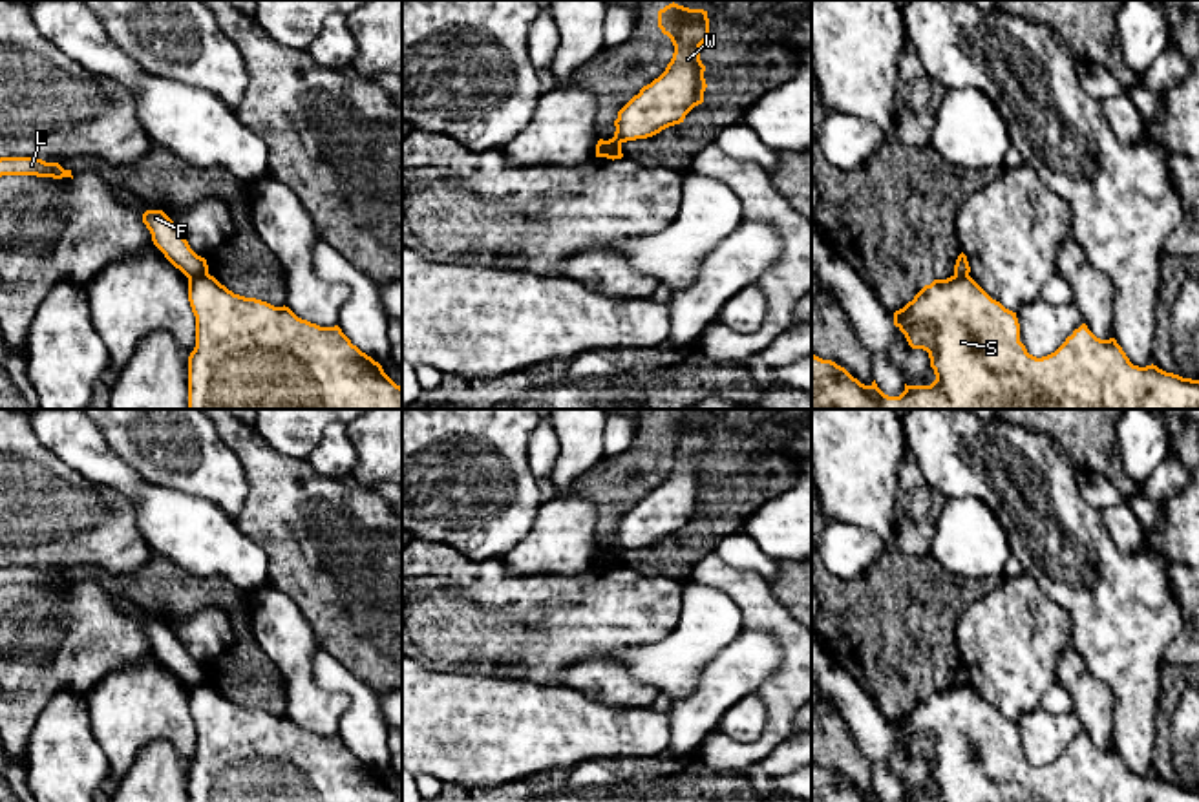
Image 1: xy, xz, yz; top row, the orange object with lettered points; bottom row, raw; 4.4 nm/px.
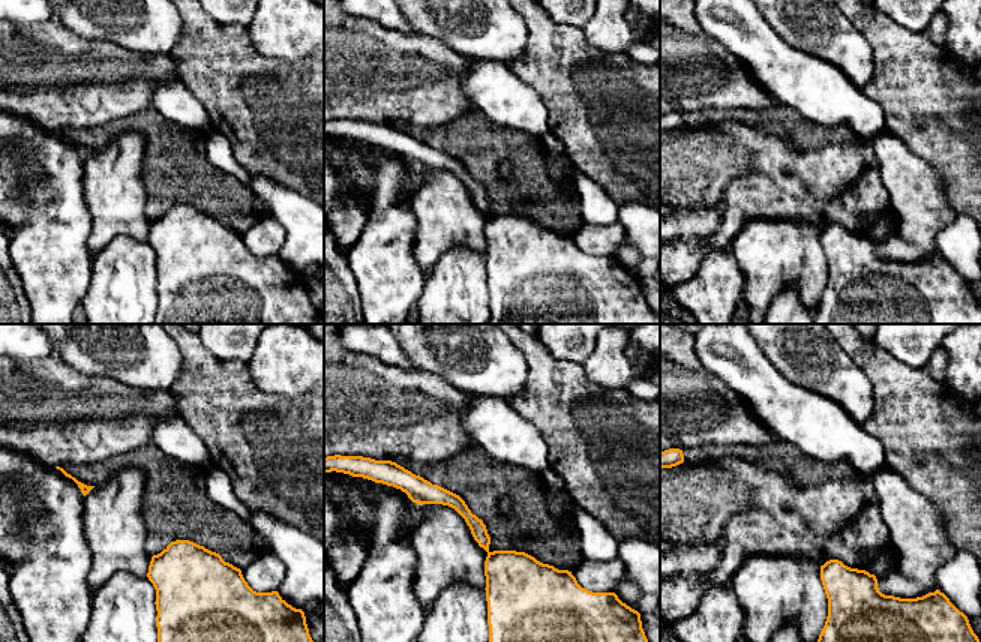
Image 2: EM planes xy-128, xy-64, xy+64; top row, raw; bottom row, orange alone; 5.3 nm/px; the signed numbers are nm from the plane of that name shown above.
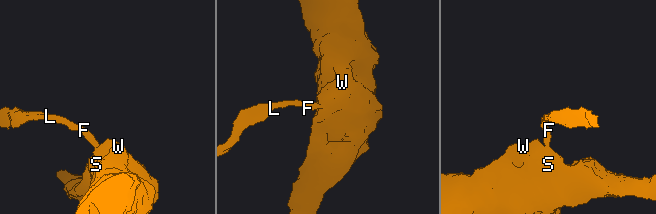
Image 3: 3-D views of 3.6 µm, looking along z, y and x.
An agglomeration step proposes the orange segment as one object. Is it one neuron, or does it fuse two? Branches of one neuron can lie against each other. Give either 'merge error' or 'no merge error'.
merge error

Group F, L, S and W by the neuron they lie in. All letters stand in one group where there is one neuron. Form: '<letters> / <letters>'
F L / S W

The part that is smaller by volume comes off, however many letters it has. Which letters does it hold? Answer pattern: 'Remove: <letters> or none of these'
Remove: F, L

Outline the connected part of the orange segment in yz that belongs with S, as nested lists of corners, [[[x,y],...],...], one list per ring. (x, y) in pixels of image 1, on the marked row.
[[[969,274],[934,280],[912,301],[894,312],[894,325],[912,349],[928,353],[936,380],[907,385],[899,396],[885,395],[875,380],[861,384],[844,367],[812,354],[812,409],[1199,409],[1199,380],[1166,373],[1157,365],[1130,362],[1115,338],[1097,338],[1086,323],[1051,354],[1036,358],[1020,342],[1016,312],[992,300]]]

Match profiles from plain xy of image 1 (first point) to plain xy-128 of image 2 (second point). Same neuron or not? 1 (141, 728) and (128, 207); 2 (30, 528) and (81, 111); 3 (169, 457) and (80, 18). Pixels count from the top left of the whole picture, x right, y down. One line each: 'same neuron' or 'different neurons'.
1: same neuron
2: same neuron
3: same neuron

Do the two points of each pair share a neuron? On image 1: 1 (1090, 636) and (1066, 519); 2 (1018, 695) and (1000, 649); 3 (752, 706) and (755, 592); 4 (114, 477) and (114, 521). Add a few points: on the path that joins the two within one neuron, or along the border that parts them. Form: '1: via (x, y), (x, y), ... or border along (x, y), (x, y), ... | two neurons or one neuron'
1: via (1090, 607), (1090, 600), (1077, 583), (1075, 548) | one neuron
2: via (1013, 684), (1011, 660) | one neuron
3: border along (757, 693), (764, 707), (764, 729), (755, 738) | two neurons
4: border along (75, 470), (94, 483), (117, 490), (137, 527) | two neurons

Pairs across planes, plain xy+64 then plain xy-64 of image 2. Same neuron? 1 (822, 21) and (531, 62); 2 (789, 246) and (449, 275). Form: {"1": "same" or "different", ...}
{"1": "different", "2": "different"}

